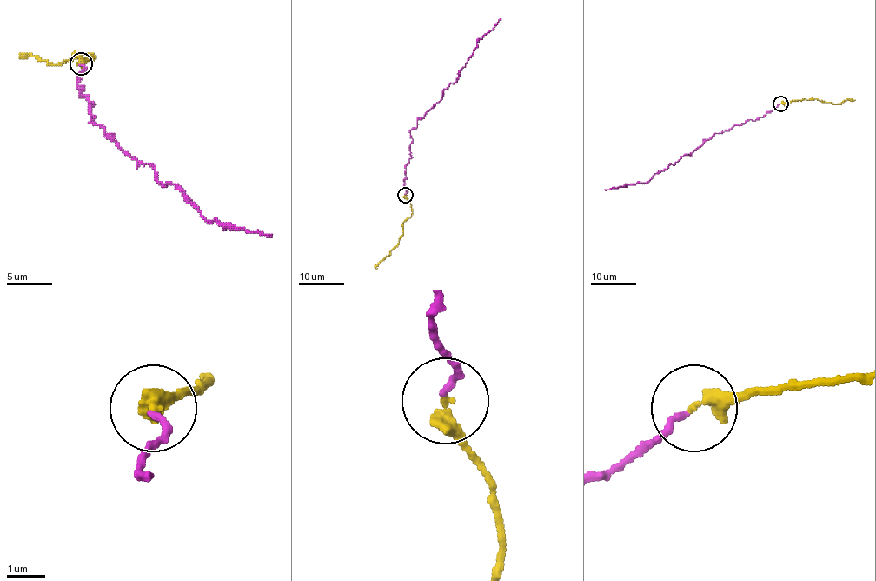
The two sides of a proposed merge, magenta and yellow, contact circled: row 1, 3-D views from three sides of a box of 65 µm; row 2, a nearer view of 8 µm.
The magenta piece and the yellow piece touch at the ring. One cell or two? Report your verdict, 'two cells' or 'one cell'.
one cell

